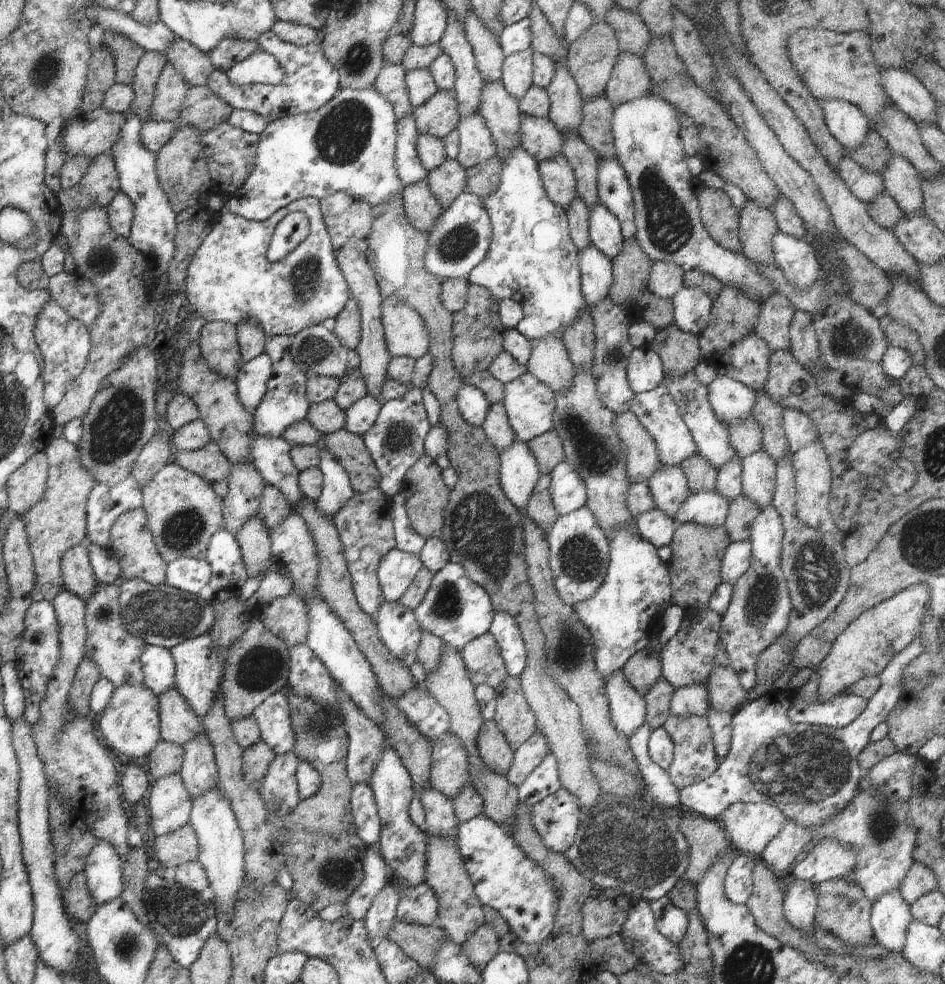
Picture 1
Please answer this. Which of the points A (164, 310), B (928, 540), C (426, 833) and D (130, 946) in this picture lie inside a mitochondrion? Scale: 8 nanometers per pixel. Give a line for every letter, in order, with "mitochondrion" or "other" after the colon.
A: other
B: mitochondrion
C: other
D: mitochondrion

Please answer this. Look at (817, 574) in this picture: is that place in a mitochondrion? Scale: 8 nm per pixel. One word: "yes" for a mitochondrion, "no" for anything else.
yes

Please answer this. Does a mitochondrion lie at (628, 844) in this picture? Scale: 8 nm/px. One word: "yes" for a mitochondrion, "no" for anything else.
yes

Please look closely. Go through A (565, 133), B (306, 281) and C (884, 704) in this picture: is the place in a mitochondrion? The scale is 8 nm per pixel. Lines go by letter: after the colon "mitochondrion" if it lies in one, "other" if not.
A: other
B: mitochondrion
C: other

